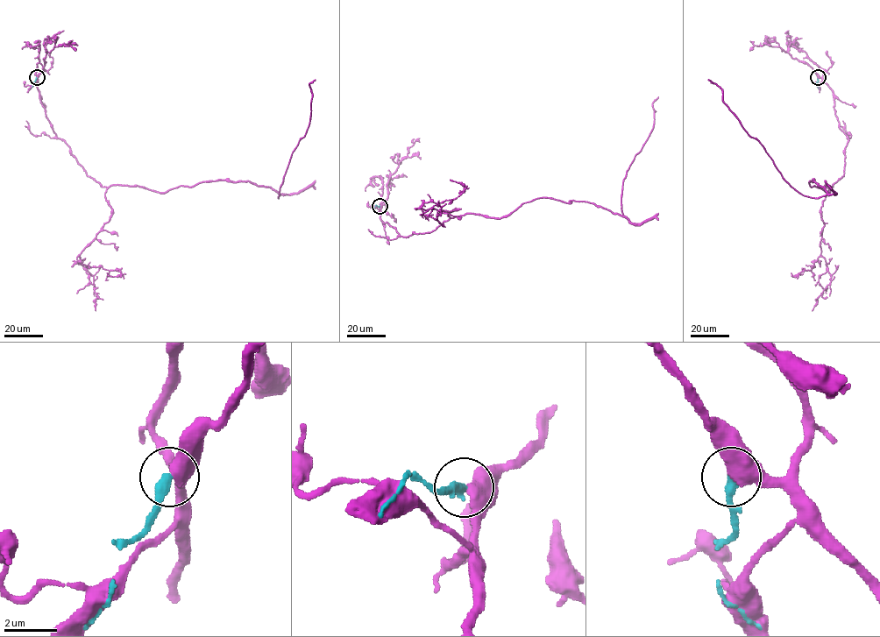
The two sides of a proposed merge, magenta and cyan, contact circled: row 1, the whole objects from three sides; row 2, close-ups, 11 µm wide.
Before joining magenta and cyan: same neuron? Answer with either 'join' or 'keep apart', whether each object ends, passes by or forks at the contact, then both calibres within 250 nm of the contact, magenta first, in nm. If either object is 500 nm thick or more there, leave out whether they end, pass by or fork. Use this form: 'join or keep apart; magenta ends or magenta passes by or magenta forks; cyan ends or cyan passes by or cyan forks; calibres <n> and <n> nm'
keep apart; calibres 600 and 400 nm

